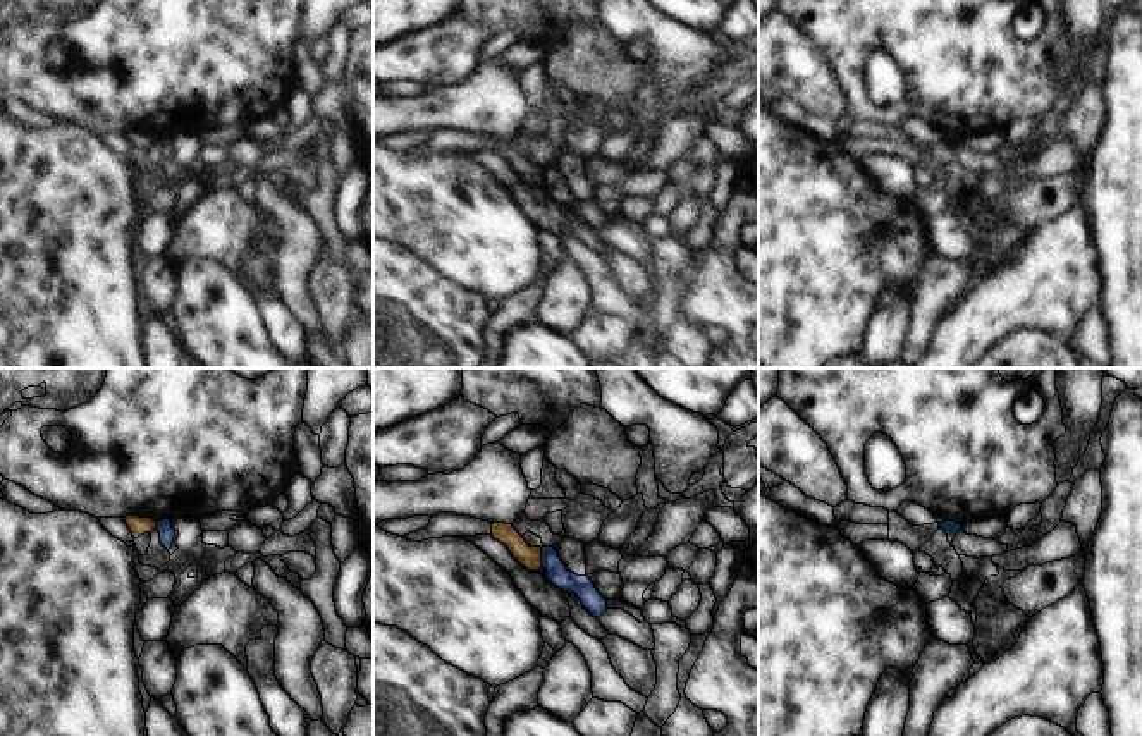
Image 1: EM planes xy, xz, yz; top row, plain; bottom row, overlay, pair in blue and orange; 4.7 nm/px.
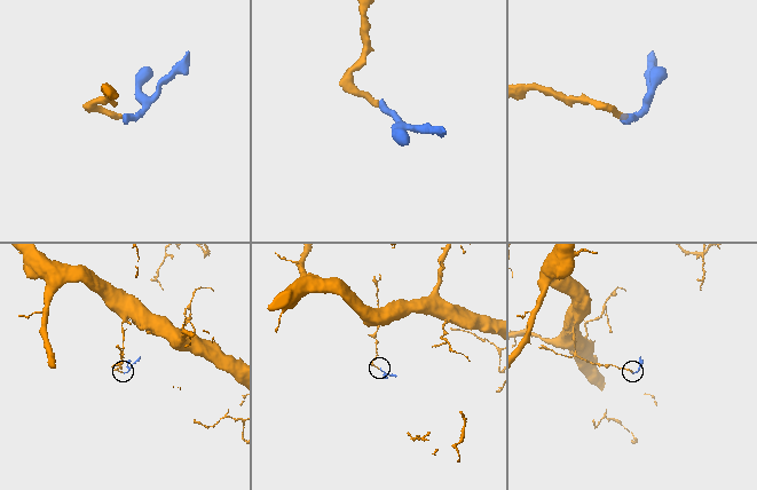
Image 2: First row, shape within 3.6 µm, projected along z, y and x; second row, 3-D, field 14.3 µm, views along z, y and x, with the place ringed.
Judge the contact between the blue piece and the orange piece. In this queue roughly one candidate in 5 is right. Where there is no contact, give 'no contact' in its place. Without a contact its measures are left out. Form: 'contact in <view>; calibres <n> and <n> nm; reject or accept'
contact in xz; calibres 100 and 100 nm; reject

